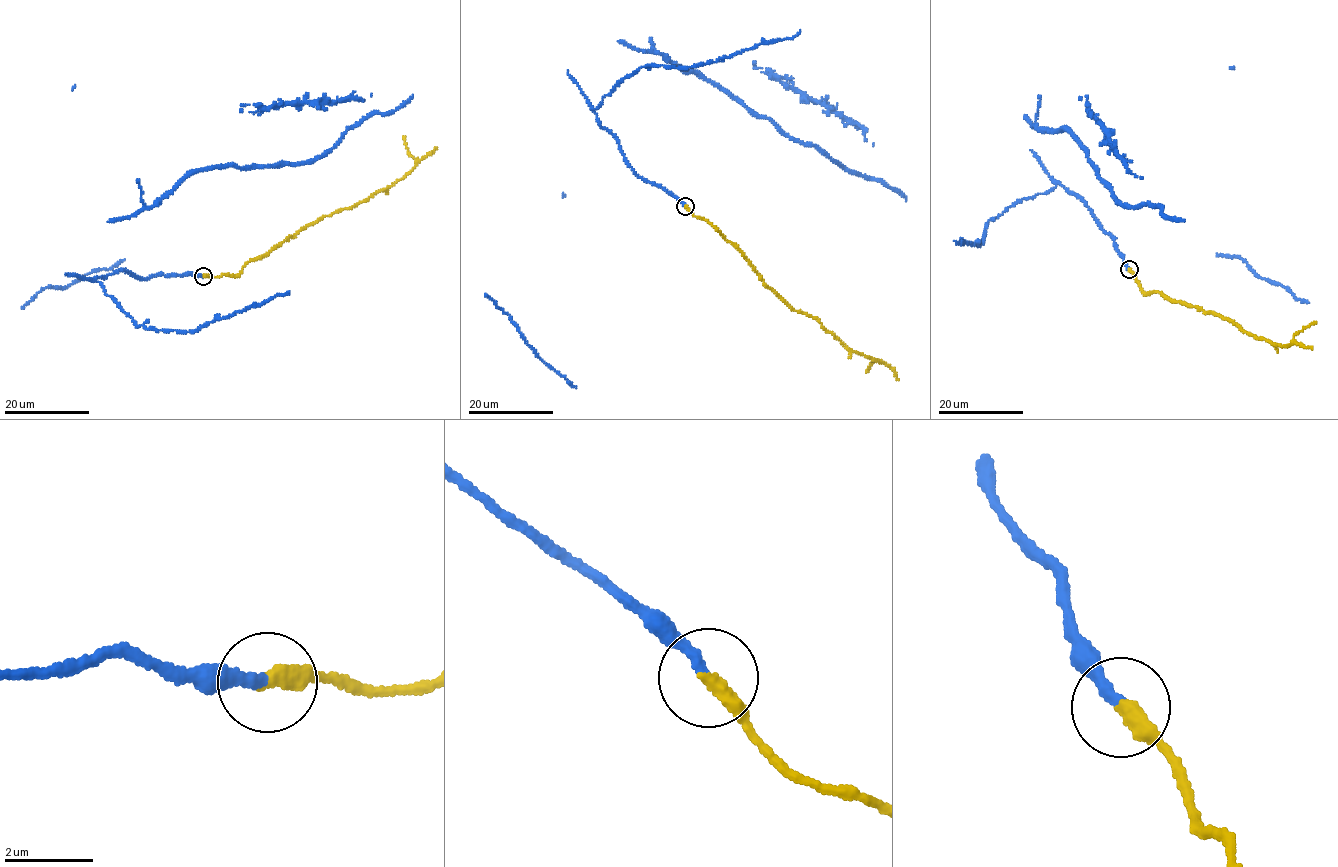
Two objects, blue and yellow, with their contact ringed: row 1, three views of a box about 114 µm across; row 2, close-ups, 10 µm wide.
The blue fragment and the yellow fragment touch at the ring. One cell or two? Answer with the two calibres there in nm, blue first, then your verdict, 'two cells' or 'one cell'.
260 nm thick on the blue side, 400 nm on the other; one cell

